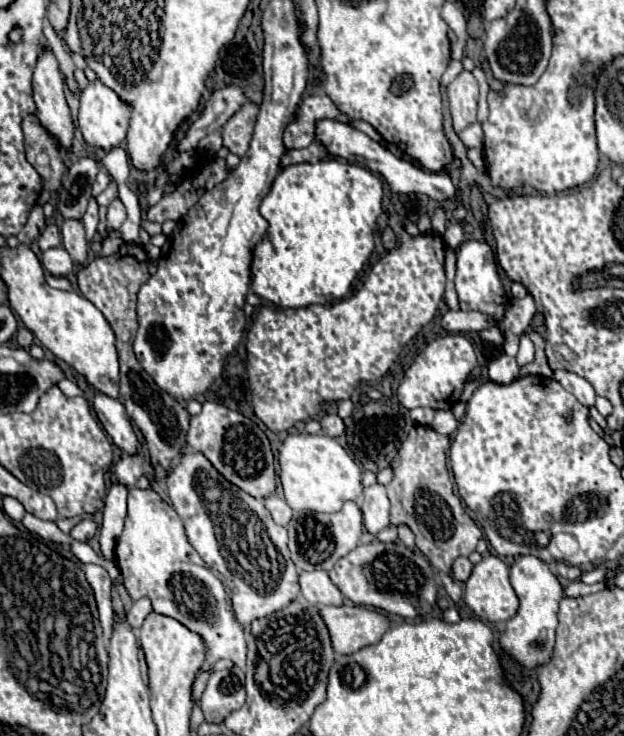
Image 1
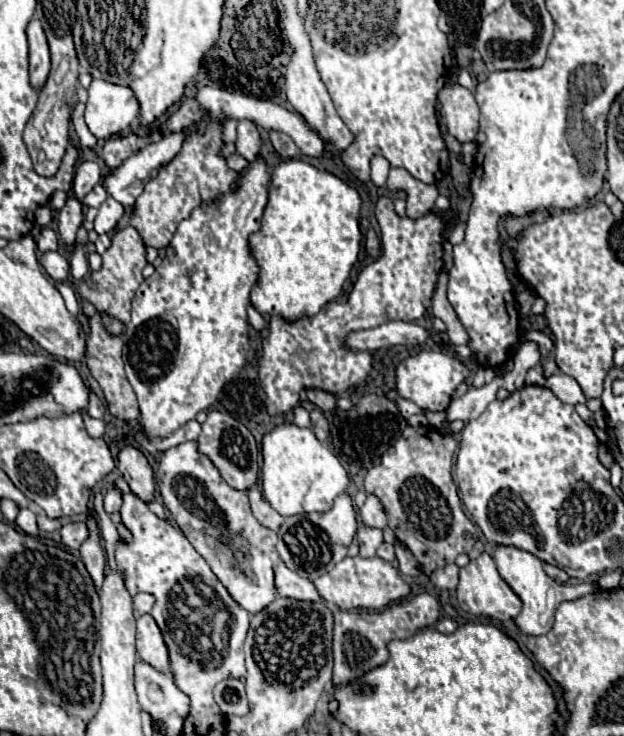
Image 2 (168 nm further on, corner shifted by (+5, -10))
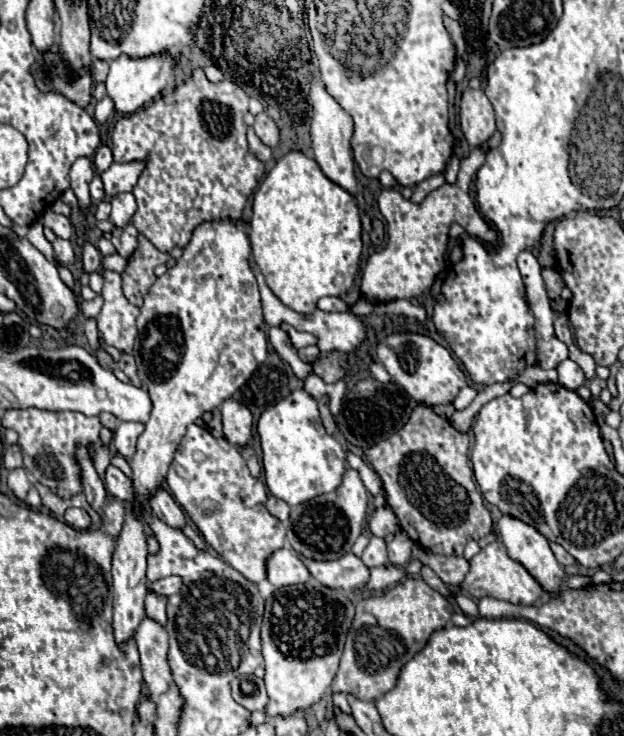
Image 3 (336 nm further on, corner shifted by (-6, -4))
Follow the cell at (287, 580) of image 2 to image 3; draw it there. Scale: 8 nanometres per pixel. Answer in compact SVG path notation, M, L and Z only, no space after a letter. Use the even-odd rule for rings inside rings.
M280 548L280 552L274 552L272 560L268 560L268 582L276 588L304 584L310 578L308 568L290 548Z

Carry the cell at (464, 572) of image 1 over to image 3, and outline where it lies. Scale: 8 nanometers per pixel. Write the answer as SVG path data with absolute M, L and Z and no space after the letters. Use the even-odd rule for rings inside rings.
M414 544L412 556L414 556L416 560L420 560L422 564L430 566L430 568L436 572L436 576L438 576L444 584L450 584L450 586L462 584L464 576L466 576L468 570L470 570L470 564L468 564L466 558L436 556L436 554L428 552L426 548L420 548L418 544Z

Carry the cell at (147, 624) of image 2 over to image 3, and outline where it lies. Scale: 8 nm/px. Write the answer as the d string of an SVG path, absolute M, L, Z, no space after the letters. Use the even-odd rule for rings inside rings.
M148 592L148 596L146 596L146 616L150 620L156 620L158 624L166 626L166 598Z

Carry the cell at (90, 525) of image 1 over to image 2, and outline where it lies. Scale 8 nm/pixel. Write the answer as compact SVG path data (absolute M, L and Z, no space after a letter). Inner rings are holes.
M69 522L61 528L61 540L71 550L77 550L87 536L89 536L89 532L83 522Z

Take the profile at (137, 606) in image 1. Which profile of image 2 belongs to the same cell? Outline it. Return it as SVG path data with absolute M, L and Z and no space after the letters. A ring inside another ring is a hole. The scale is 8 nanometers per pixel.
M137 594L137 596L133 598L135 616L139 618L139 616L143 616L143 614L151 612L151 608L153 608L153 602L155 602L155 598L153 598L151 594Z

